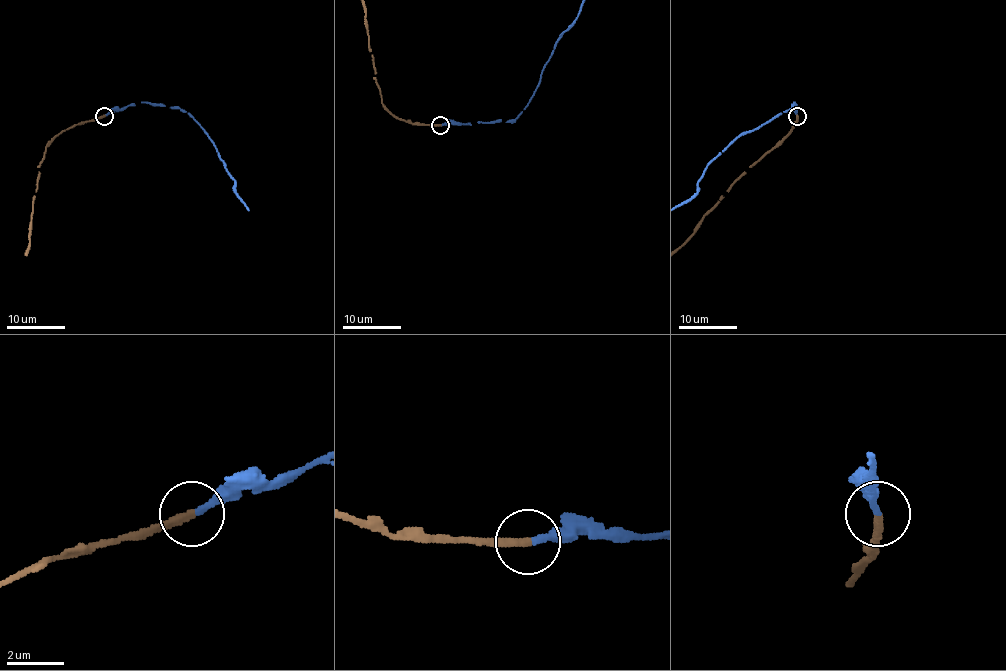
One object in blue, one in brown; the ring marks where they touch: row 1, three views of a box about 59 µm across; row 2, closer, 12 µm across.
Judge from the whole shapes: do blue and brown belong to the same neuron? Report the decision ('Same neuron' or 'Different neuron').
Same neuron

